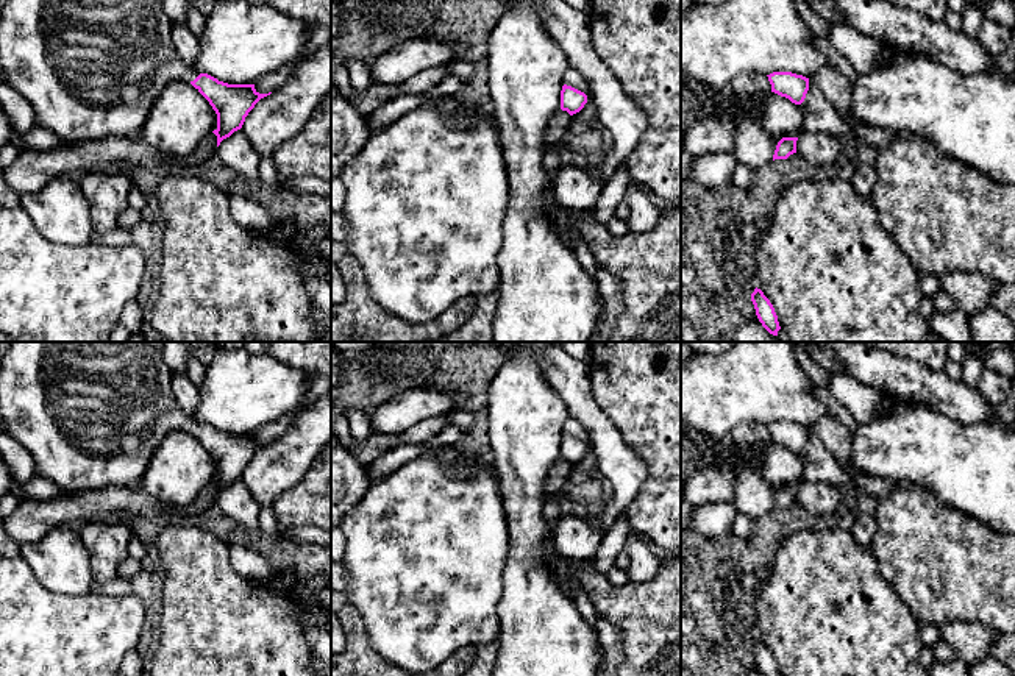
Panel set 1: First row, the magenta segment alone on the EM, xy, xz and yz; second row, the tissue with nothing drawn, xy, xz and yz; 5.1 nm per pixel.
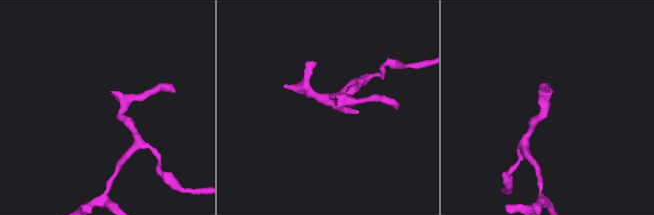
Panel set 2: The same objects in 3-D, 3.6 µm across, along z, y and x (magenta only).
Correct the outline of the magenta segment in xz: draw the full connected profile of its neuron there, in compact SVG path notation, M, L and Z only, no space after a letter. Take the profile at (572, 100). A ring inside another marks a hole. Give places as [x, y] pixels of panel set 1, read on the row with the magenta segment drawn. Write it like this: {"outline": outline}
{"outline": "M564 84L561 91L561 109L570 116L579 112L587 103L587 95L572 86Z"}

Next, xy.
{"outline": "M6 0L6 3L0 6L0 67L5 73L5 83L31 103L36 114L36 125L50 130L67 144L84 144L111 136L141 136L142 125L145 123L155 100L162 94L166 86L172 81L186 81L191 83L215 111L217 128L212 133L217 136L219 147L223 139L242 128L245 117L255 105L272 94L259 94L255 89L255 84L228 84L219 81L208 73L198 73L192 66L186 64L176 53L172 41L172 20L164 12L162 0Z"}

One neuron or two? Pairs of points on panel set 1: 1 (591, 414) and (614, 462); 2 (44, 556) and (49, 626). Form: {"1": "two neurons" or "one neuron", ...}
{"1": "one neuron", "2": "two neurons"}

